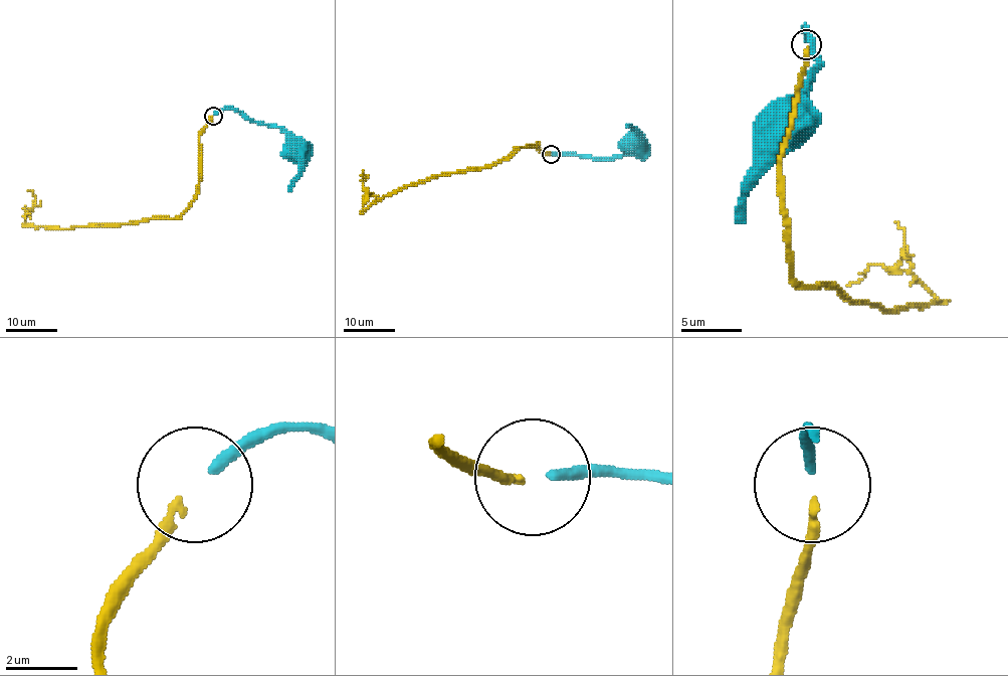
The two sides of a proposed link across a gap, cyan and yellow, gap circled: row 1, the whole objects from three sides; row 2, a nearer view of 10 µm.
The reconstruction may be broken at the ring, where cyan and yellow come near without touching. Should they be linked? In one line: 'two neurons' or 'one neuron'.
one neuron

